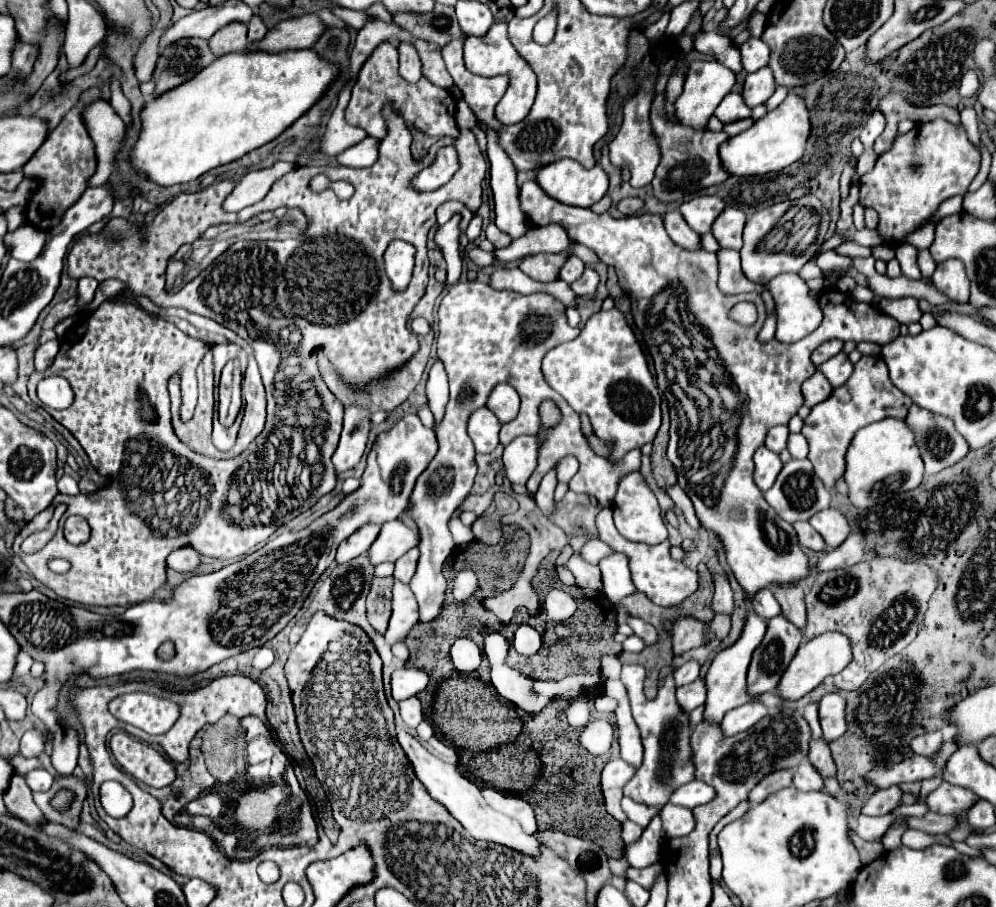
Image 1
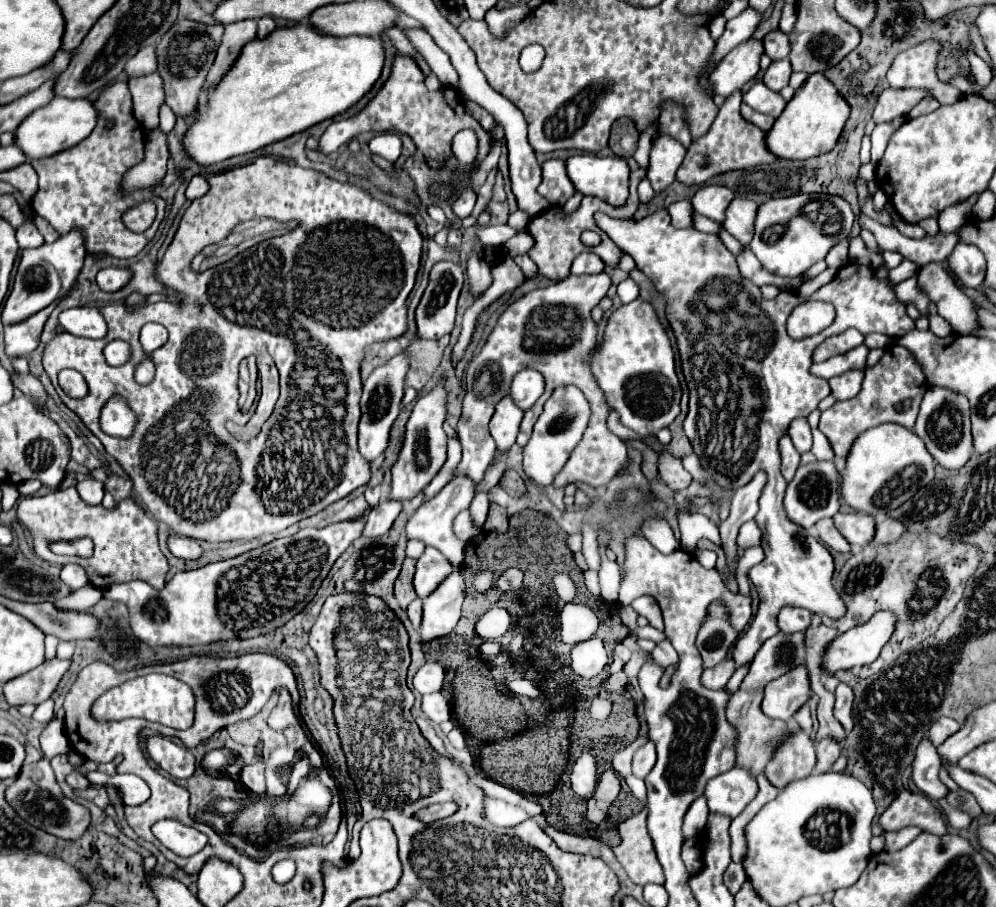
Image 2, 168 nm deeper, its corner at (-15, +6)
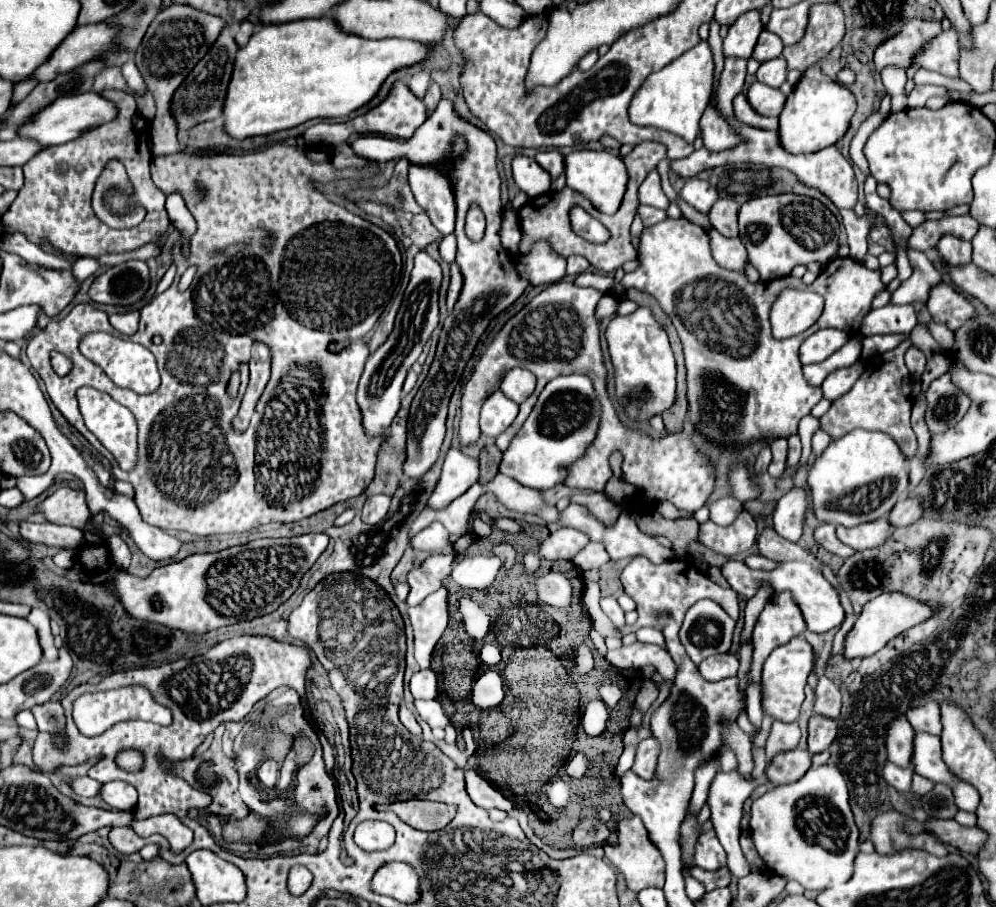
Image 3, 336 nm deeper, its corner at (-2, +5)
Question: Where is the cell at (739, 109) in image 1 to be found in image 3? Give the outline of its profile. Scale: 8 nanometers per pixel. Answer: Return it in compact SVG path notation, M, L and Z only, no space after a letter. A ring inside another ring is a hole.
M755 81L745 91L745 95L747 95L749 105L755 109L755 113L765 115L765 117L777 117L783 109L783 103L785 103L785 95L779 89L767 87L759 81Z

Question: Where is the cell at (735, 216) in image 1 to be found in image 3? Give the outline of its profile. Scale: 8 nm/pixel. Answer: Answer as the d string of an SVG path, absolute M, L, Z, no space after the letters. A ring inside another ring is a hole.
M725 197L715 201L715 205L709 211L709 219L711 225L723 237L737 237L737 213L739 213L739 203L733 201L731 197Z

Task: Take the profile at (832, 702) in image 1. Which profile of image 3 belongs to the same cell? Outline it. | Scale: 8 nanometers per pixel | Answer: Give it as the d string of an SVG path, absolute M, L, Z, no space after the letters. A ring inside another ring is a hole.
M825 675L819 677L815 689L815 713L837 719L839 711L841 711L841 689L837 687L835 681L827 679Z

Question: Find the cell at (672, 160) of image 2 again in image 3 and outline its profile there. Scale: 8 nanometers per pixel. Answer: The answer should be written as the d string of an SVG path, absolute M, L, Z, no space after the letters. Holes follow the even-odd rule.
M653 169L647 179L639 187L639 203L641 205L651 205L657 209L667 209L669 201L661 189L661 175L657 169Z

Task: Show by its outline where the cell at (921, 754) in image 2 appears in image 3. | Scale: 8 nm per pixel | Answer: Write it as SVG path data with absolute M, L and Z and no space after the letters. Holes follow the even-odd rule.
M905 717L891 721L887 729L887 739L885 739L889 761L903 769L911 769L913 739L915 739L915 731L911 729L911 723Z

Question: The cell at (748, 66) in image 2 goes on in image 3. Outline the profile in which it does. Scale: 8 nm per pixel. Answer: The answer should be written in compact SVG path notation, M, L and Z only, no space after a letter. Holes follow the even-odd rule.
M759 11L743 13L729 29L729 35L723 39L723 57L743 57L749 59L757 37L763 25L759 19Z

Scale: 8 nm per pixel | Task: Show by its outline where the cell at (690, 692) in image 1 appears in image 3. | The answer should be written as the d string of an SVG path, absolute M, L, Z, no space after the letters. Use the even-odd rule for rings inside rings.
M731 653L711 655L699 665L699 673L705 681L721 681L727 677L735 677L739 669L739 659Z

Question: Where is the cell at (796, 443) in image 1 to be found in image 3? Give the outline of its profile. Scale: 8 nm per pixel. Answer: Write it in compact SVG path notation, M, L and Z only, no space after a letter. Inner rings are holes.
M821 429L813 435L813 439L811 439L811 447L813 447L813 455L815 457L819 457L825 449L827 449L827 445L831 443L831 437L829 435L825 435Z

